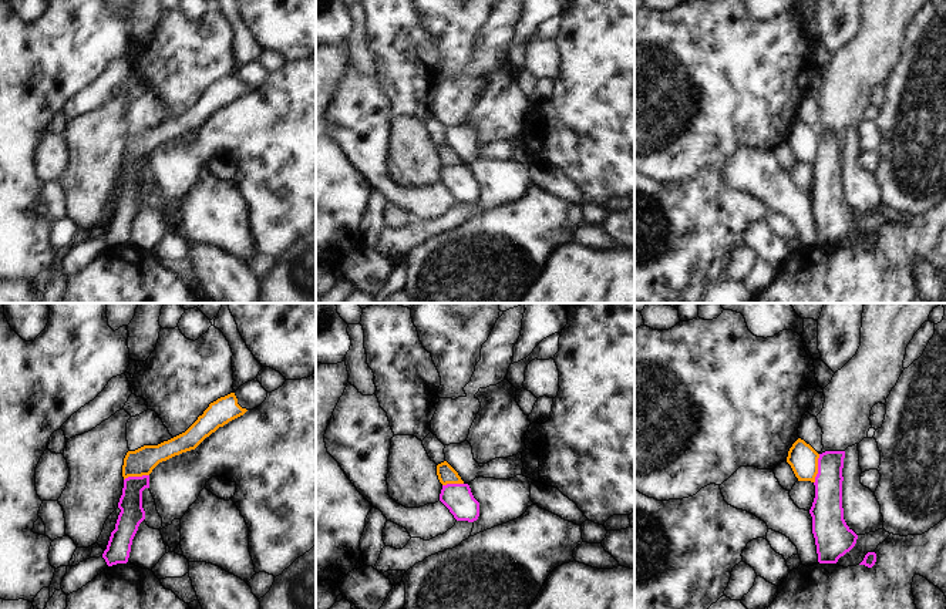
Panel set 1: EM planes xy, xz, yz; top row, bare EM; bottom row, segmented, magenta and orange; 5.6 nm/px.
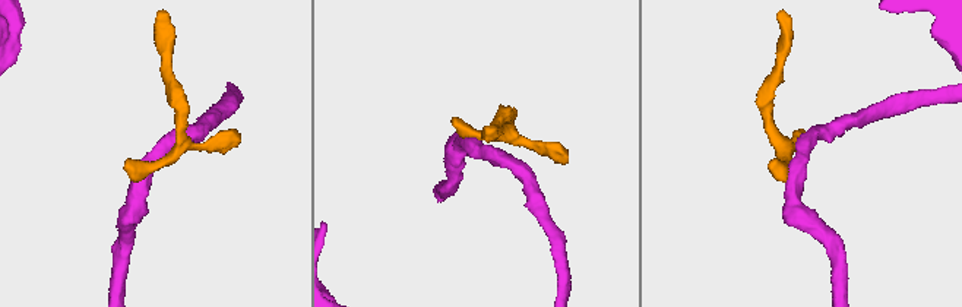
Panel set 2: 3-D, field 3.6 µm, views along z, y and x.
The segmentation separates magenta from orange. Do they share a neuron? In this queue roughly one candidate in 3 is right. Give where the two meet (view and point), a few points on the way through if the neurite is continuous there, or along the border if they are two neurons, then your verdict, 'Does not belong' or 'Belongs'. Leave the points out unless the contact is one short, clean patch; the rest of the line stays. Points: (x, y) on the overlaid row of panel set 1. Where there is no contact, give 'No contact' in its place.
Touches magenta at yz (818, 468). Boundary: yz (820, 454), (814, 483). Does not belong

